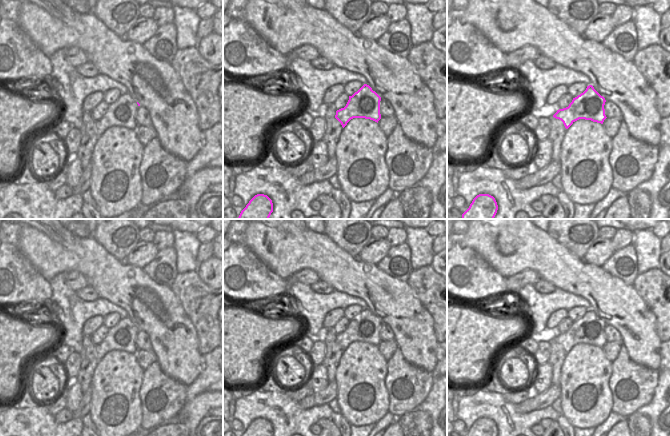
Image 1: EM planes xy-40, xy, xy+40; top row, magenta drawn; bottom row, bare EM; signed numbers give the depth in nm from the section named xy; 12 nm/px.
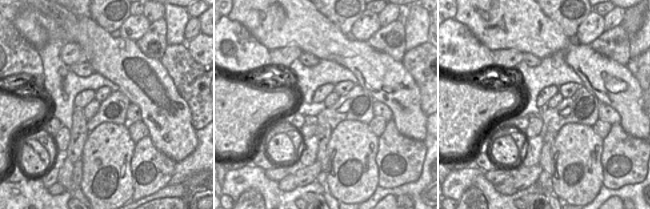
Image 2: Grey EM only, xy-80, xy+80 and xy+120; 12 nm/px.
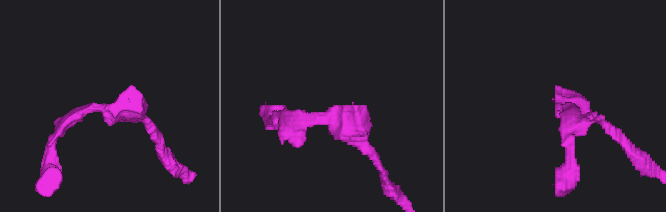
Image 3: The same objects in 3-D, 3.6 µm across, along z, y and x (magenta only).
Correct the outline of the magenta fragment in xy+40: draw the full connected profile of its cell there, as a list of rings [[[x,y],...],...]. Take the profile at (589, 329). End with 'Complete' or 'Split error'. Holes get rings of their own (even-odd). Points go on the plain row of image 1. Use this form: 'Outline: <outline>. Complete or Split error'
Outline: [[[589,309],[583,317],[573,322],[568,331],[557,334],[553,341],[561,344],[566,353],[579,343],[603,348],[607,342],[605,326],[605,322]]]. Complete.

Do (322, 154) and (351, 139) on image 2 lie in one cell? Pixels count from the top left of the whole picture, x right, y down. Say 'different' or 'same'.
different

